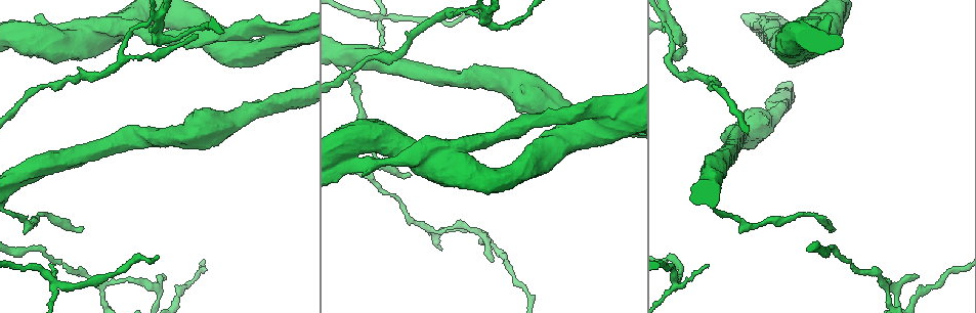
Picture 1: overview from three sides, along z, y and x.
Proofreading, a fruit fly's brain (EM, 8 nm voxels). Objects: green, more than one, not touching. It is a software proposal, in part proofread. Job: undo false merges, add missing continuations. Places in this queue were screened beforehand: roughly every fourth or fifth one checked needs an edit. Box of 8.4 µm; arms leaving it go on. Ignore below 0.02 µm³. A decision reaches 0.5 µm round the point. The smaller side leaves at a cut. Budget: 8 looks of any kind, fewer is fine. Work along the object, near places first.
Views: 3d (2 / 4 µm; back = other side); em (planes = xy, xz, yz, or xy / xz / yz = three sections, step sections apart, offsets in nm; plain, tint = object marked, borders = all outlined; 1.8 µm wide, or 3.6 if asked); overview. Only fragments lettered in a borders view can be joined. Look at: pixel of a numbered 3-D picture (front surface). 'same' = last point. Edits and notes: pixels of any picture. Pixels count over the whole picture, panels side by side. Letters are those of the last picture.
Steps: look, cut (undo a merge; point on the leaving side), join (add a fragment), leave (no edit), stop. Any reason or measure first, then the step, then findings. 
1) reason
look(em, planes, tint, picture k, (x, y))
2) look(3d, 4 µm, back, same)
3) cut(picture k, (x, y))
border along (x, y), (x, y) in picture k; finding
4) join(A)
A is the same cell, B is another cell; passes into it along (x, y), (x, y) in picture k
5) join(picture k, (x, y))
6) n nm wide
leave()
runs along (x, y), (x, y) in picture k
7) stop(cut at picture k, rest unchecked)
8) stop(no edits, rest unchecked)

thin end
look(3d, 2 µm, picture 1, (832, 227))

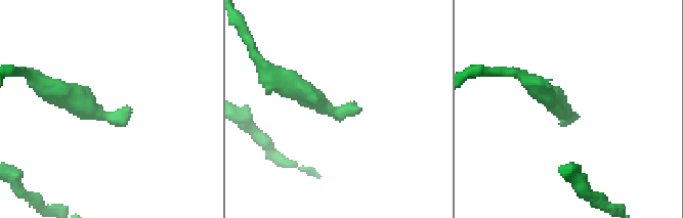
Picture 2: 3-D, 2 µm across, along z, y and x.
need the tissue
look(em, 3.6 µm, planes, tint, picture 2, (566, 105))

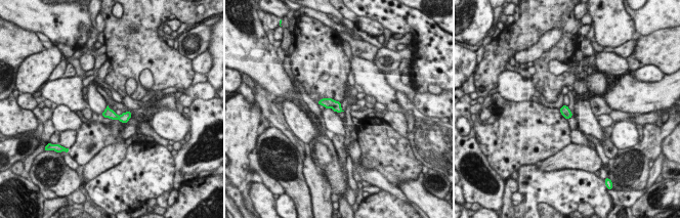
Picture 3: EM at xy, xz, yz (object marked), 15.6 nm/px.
what lies round it
look(em, 3.6 µm, planes, borders, same)

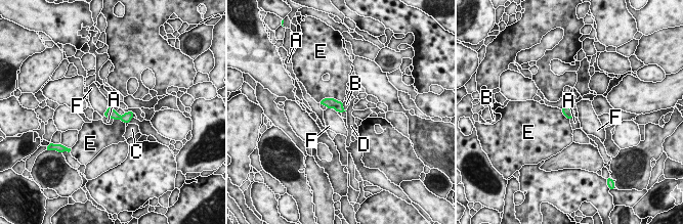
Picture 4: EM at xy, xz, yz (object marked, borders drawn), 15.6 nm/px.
160 nm wide
leave()
A, B, C, D, E and F are other cells; border along (342, 103), (345, 110) in picture 4; no lettered fragment goes on from it

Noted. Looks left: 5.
free end
look(3d, 2 µm, back, picture 1, (278, 28))

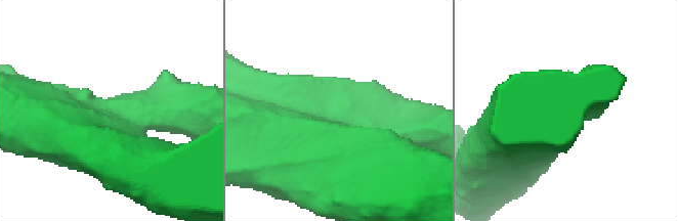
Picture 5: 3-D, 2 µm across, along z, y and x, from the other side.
need the tissue
look(em, planes, borders, picture 5, (335, 78))

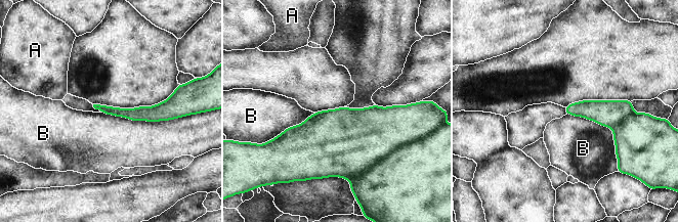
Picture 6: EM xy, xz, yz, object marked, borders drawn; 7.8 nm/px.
leave()
A and B are other cells; runs along (169, 104), (158, 113), (97, 106) in picture 6; none of them fits

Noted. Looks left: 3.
a fork
look(em, 3.6 µm, planes, tint, picture 1, (162, 52))

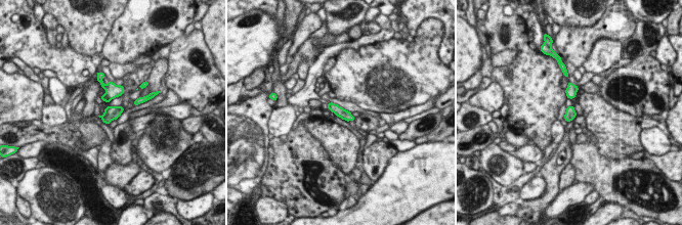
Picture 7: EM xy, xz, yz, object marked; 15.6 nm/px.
what lies round it
look(em, 3.6 µm, planes, borders, same)

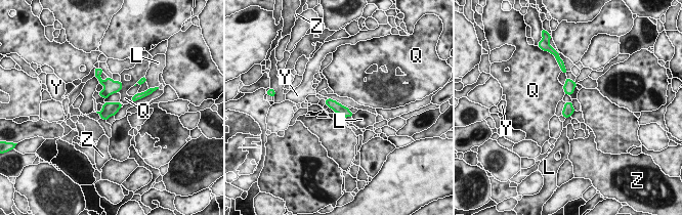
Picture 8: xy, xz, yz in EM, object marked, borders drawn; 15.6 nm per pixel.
cut(picture 8, (101, 93))
L, Q, Y and Z are other cells; border along (102, 90), (108, 95) in picture 8; a second cell is stuck on

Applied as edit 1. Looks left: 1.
stop(cut at picture 8, rest unchecked)

